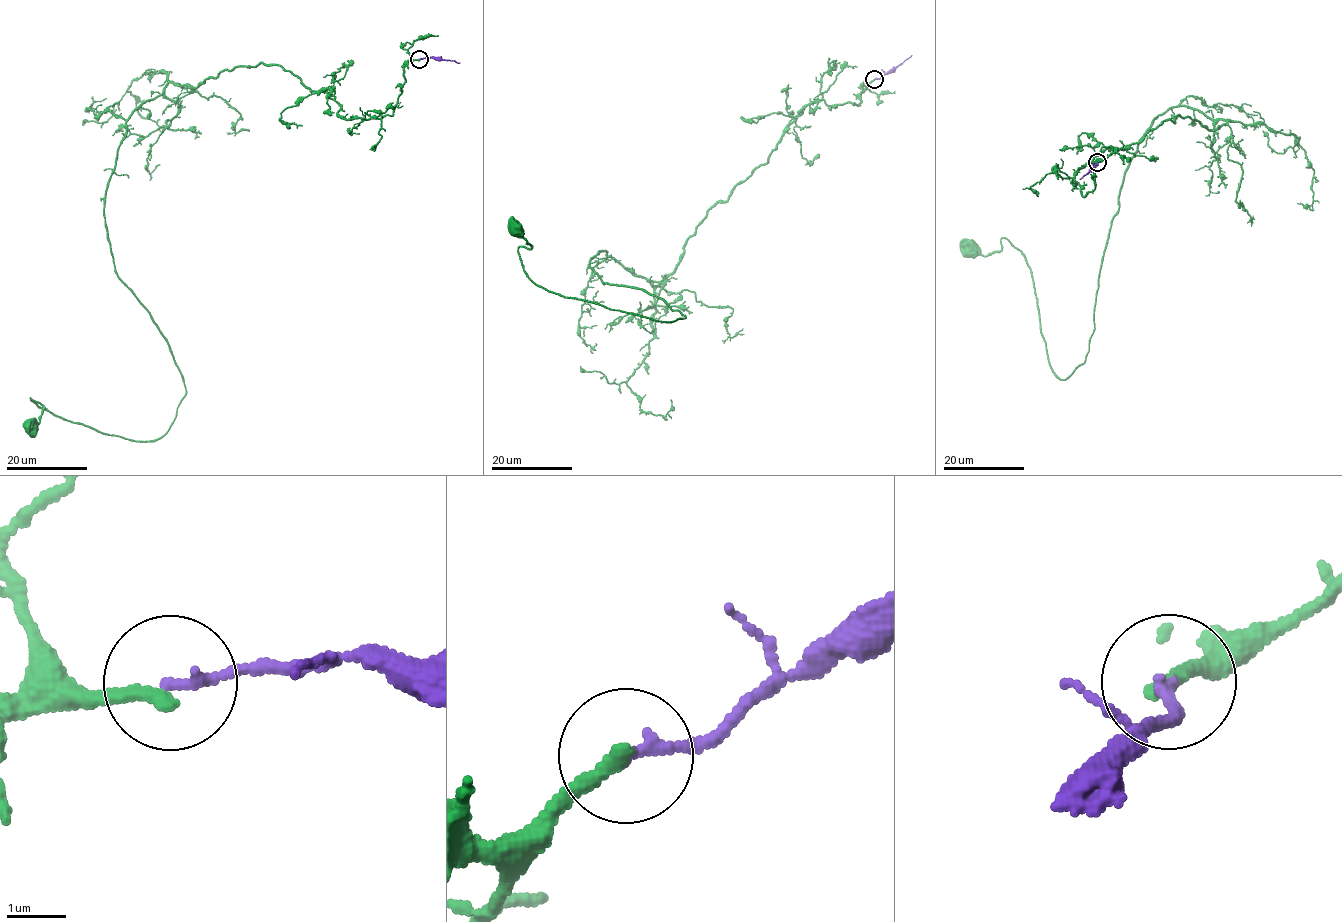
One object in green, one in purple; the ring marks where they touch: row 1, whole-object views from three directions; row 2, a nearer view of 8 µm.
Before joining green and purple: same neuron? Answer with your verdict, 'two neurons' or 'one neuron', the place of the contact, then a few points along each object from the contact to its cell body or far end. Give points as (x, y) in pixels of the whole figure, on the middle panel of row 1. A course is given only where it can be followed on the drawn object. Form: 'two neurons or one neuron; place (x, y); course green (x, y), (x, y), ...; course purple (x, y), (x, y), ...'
two neurons; place (874, 79); course green (875, 80), (859, 106), (800, 110), (654, 287), (590, 259), (685, 318), (535, 284), (515, 228); course purple (874, 79), (891, 72), (912, 55)

